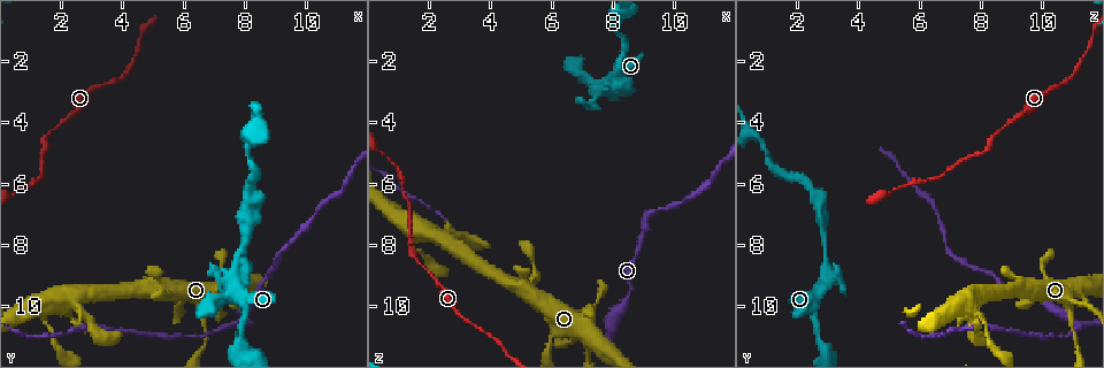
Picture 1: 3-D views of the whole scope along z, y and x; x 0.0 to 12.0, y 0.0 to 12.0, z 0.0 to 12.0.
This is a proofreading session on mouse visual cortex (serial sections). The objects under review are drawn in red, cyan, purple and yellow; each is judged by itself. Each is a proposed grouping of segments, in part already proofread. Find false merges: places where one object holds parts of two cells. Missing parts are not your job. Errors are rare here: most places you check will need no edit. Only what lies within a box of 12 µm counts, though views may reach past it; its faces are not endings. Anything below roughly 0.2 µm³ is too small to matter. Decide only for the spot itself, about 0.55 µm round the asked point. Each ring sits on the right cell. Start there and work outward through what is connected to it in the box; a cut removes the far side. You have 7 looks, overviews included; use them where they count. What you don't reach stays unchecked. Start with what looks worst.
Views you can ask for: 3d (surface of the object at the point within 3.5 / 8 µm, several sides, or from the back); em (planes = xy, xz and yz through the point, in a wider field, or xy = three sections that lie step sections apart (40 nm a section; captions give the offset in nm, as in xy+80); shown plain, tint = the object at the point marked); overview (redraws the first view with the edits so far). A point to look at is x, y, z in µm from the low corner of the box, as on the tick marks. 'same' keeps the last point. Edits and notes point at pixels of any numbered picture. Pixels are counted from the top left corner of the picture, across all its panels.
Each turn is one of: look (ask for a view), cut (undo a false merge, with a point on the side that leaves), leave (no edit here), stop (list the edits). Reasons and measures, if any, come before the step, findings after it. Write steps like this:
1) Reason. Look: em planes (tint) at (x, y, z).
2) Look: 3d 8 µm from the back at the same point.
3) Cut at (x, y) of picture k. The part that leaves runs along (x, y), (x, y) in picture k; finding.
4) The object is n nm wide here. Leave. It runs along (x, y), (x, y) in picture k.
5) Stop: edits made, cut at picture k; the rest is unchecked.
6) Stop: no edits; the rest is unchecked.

Three-way junction. Look: 3d 3.5 µm from the back at (7.9, 10.4, 11.0).

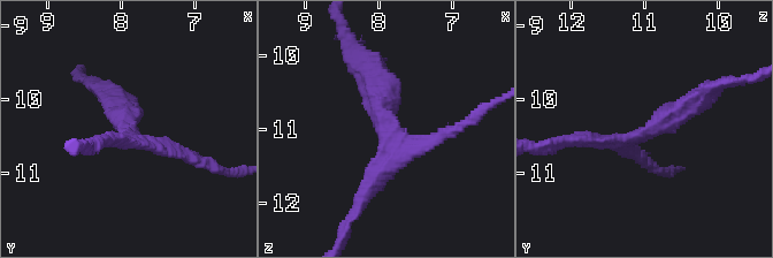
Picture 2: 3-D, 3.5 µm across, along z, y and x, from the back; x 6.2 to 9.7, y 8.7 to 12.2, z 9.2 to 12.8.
3 arms meet here; the arms are 200, 200, 350 nm wide. Look: em xy step 3 (tint) at (7.90, 10.40, 11.00).

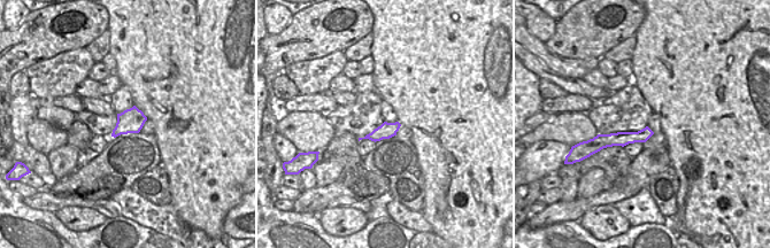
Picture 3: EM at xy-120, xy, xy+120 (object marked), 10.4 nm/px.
Leave. All the same cell.

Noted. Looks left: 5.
Sharp bend. Look: 3d 3.5 µm at (7.5, 9.5, 2.8).

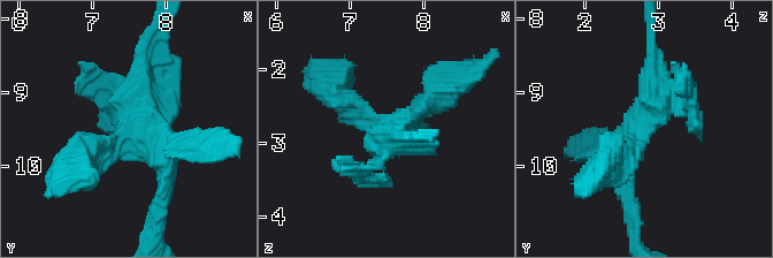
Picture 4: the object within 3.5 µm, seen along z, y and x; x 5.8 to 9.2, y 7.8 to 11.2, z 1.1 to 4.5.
Look: em xy step 5 (tint) at (7.50, 9.55, 2.75).

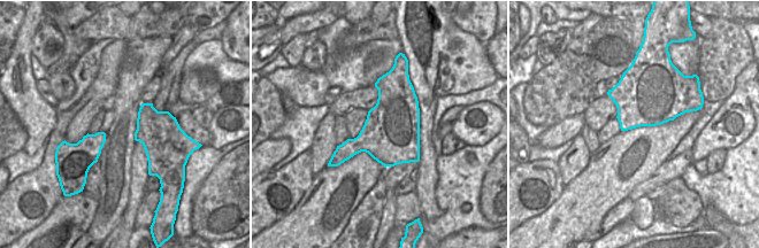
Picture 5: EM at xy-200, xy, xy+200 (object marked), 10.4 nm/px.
Cut it another way. Look: em planes (tint) at the same point.

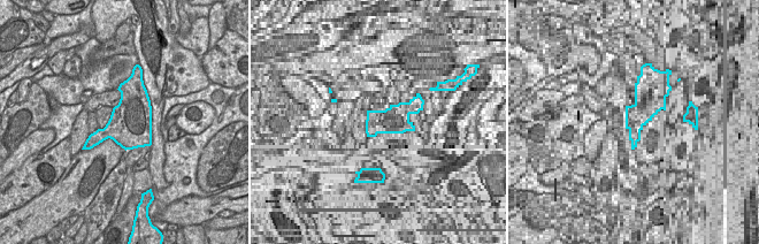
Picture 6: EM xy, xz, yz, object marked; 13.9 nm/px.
Leave. It runs along (189, 142), (79, 166) in picture 4; one cell here.

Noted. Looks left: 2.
Sudden change in width. Look: 3d 3.5 µm from the back at (1.5, 10.1, 7.9).

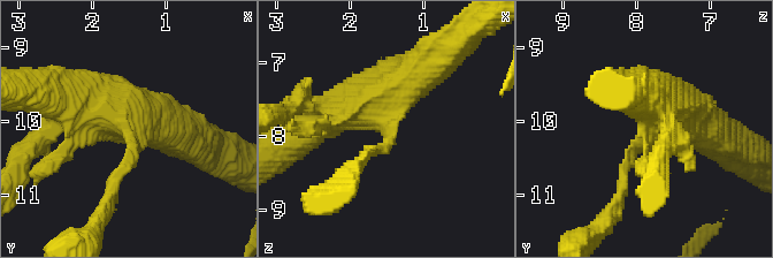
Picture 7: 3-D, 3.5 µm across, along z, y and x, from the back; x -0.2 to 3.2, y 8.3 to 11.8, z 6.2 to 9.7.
3 arms meet here. Leave. It runs along (68, 104), (109, 111), (135, 146), (109, 192) in picture 7; one cell here.

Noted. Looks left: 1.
Stop: no edits; the rest is unchecked.

